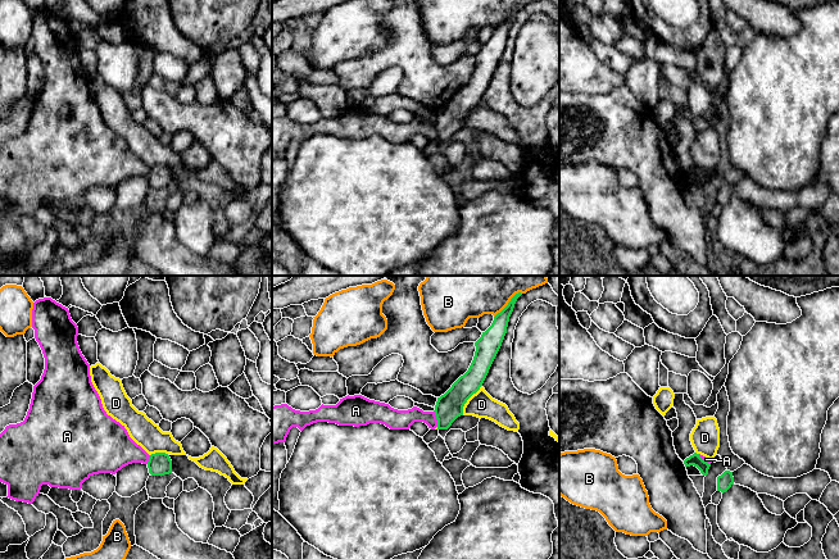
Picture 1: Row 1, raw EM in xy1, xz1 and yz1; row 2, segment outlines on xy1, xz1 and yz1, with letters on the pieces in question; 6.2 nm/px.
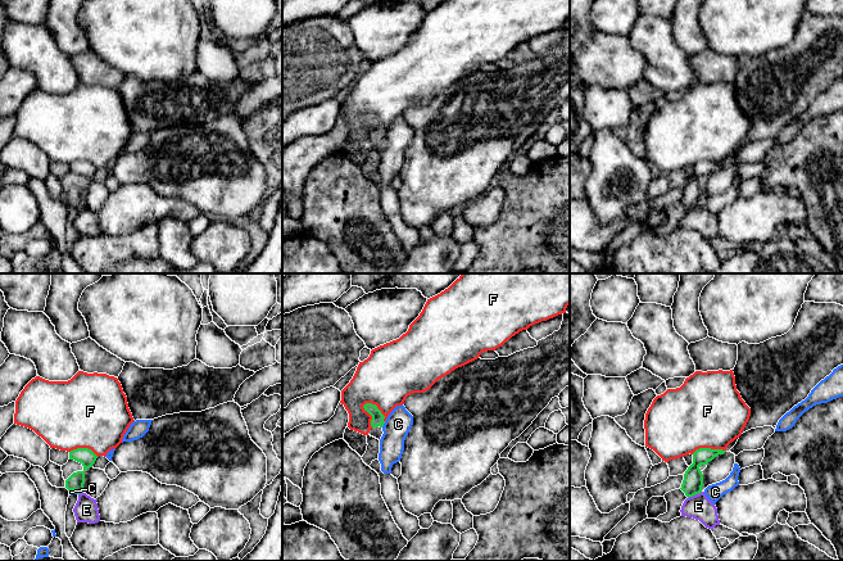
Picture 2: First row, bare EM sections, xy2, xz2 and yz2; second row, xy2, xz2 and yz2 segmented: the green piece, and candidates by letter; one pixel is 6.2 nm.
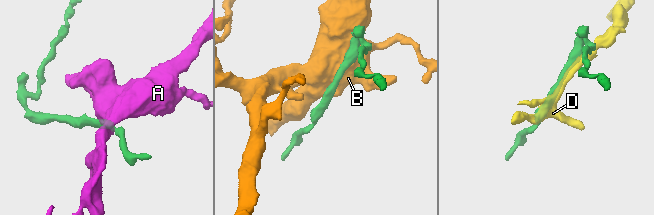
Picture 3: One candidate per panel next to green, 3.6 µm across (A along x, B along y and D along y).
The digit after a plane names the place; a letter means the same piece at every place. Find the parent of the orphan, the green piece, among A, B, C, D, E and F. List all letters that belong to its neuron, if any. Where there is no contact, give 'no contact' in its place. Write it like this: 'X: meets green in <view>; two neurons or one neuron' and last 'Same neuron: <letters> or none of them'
A: meets green in xz1; two neurons
B: meets green in xz1; two neurons
C: meets green in xz2; two neurons
D: meets green in xz1; two neurons
E: meets green in yz2; two neurons
F: meets green in xz2; two neurons
Same neuron: none of them

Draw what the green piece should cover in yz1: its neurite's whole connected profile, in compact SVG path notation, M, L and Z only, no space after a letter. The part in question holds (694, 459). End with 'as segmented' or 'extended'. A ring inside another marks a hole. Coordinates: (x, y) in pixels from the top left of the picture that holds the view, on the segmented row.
M694 453L694 454L690 455L689 458L686 458L686 459L684 460L684 464L685 464L685 467L690 467L690 465L697 467L703 476L707 476L707 474L708 474L708 469L709 469L709 467L711 467L711 463L704 462L704 460L699 456L699 454L697 454L697 453Z; as segmented

